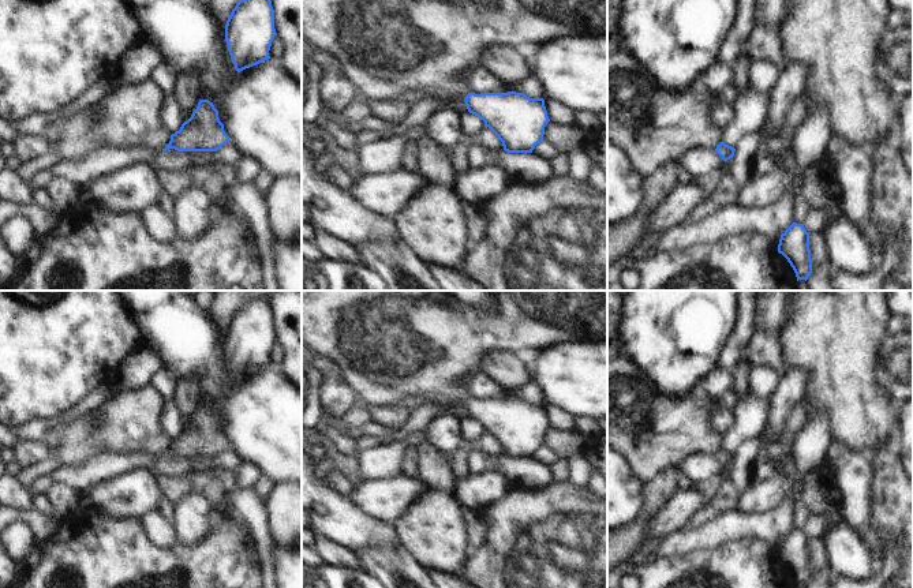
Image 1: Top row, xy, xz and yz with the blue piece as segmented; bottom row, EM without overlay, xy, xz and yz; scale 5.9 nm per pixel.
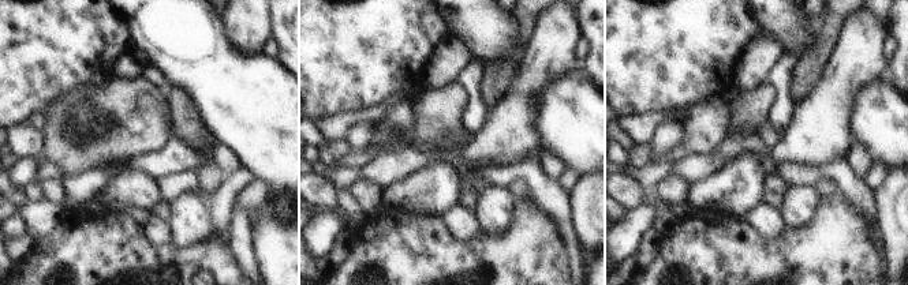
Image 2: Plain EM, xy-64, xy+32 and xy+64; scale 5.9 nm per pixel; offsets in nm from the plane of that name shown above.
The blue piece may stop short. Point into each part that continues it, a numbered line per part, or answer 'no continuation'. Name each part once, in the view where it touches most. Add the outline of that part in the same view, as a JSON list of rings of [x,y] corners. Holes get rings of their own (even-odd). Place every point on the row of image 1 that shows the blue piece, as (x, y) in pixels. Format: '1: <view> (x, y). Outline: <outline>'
no continuation

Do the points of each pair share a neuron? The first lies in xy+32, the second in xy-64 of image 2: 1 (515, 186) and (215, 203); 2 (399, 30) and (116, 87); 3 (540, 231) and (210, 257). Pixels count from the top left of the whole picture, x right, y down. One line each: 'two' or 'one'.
1: two
2: two
3: one

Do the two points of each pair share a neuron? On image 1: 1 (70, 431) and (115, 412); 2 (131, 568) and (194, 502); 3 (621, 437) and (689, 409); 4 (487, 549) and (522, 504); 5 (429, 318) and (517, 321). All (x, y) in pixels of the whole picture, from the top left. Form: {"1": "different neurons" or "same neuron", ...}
{"1": "same neuron", "2": "different neurons", "3": "same neuron", "4": "same neuron", "5": "same neuron"}

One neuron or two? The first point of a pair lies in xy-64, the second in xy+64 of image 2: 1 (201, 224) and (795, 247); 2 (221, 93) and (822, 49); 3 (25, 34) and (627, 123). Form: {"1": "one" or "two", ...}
{"1": "two", "2": "two", "3": "two"}

